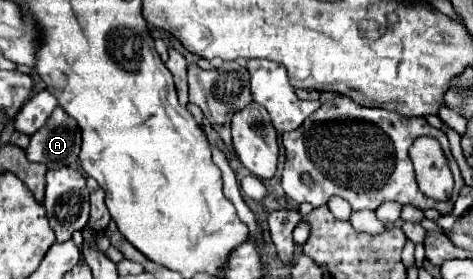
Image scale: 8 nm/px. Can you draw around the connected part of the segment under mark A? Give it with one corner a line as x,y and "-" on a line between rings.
60,106
48,118
48,124
40,128
26,150
30,162
42,162
48,168
62,168
78,162
80,152
80,128

